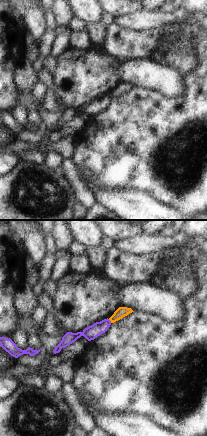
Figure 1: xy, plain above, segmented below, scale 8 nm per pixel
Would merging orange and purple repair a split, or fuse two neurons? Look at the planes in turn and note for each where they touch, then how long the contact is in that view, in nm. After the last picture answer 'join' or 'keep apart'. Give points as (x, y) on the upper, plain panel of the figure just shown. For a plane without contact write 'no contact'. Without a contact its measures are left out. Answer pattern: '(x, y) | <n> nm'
(110, 96) | 40 nm

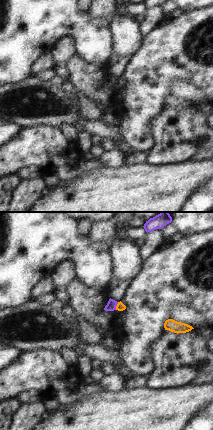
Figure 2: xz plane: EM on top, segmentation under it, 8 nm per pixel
(116, 82) | 70 nm

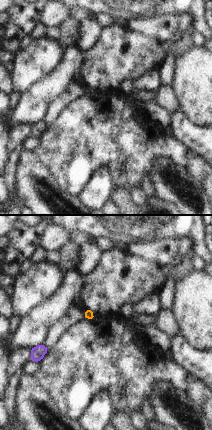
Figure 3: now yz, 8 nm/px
no contact

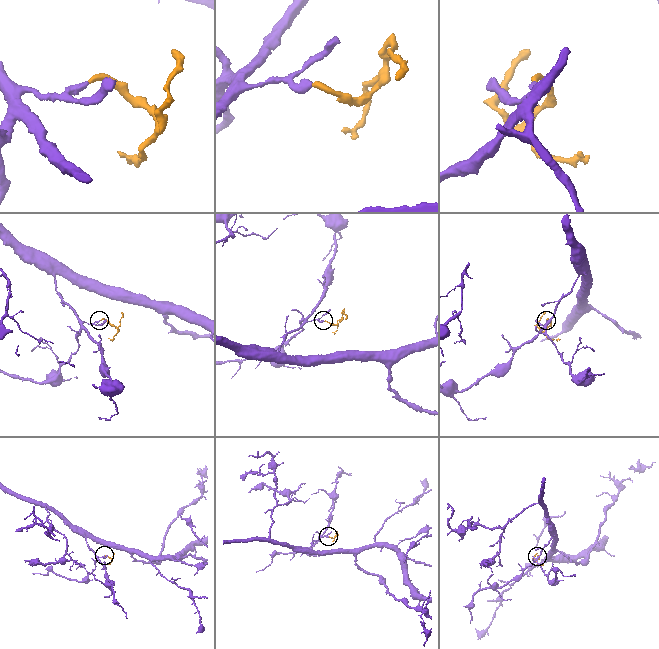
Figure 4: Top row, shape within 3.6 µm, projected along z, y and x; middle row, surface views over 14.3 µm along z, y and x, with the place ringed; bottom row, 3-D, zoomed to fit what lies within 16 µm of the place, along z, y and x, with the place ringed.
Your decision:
keep apart

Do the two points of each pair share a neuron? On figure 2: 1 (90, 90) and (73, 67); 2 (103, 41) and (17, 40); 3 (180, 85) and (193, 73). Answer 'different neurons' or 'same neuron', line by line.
1: same neuron
2: same neuron
3: different neurons

